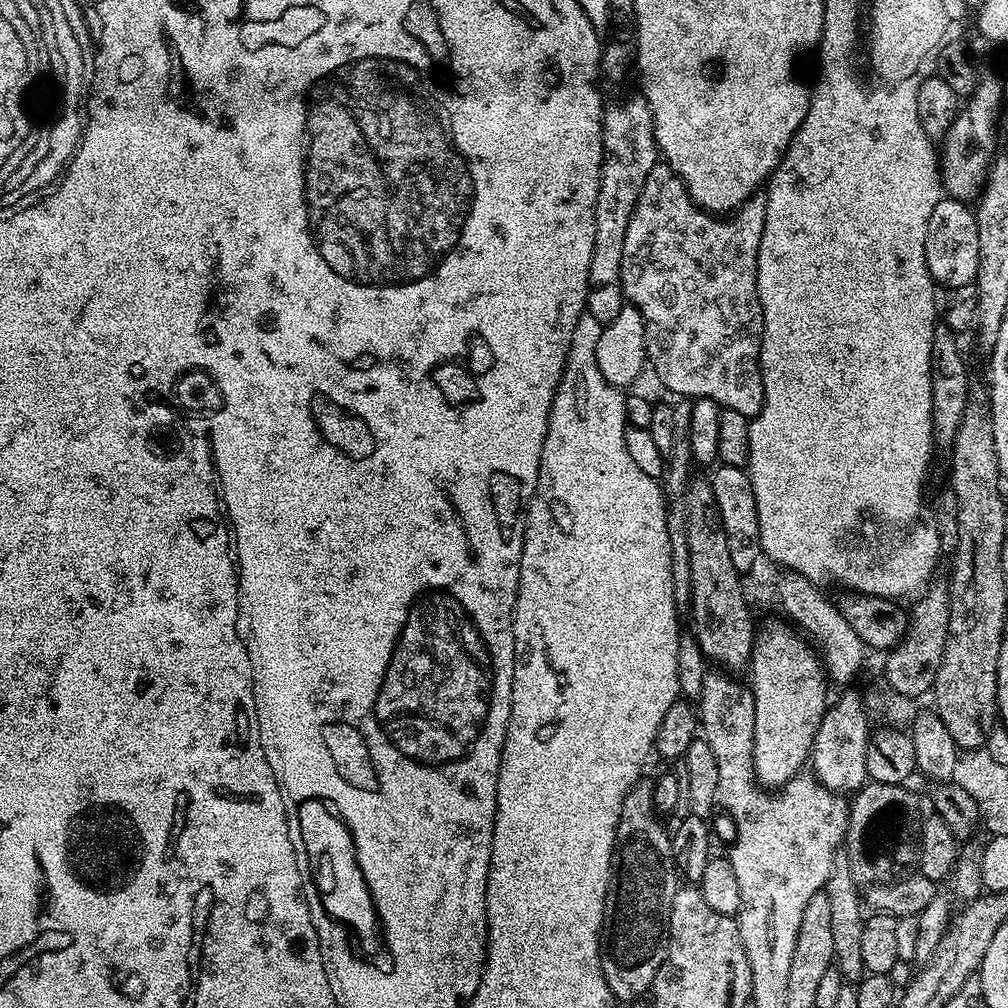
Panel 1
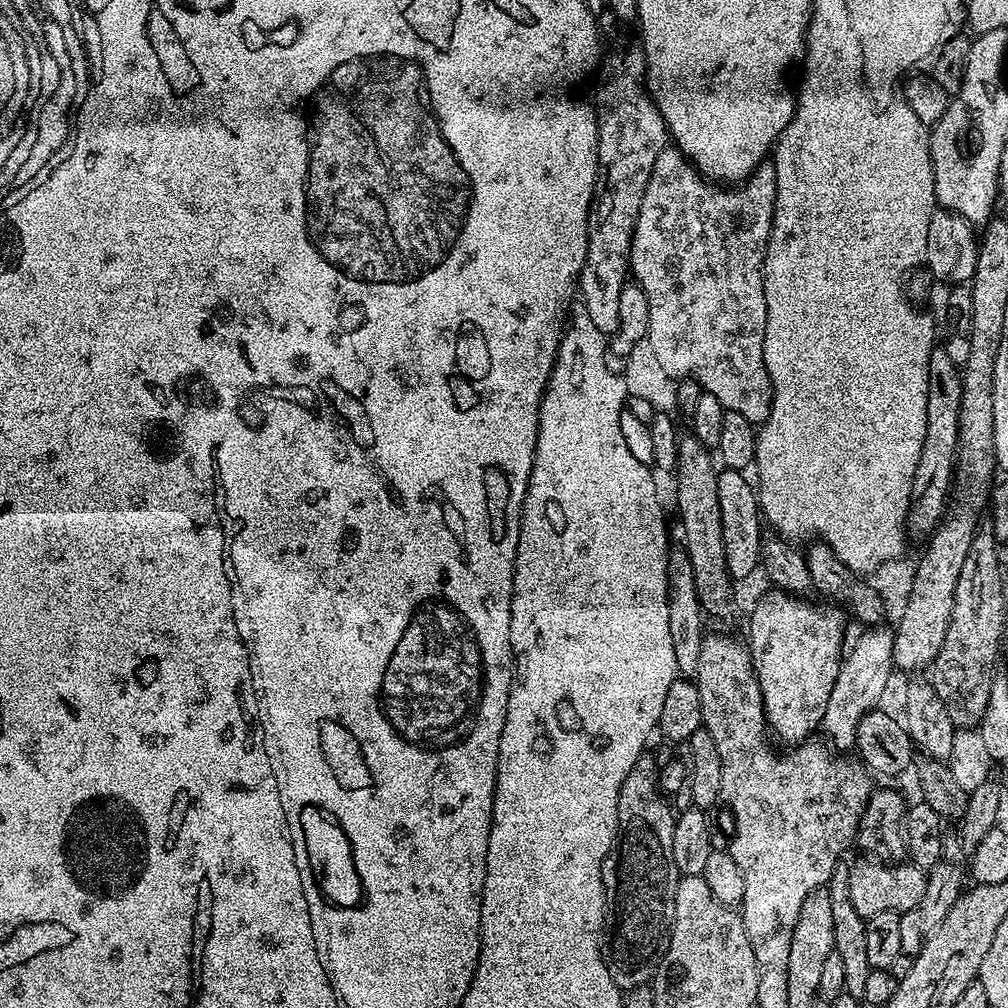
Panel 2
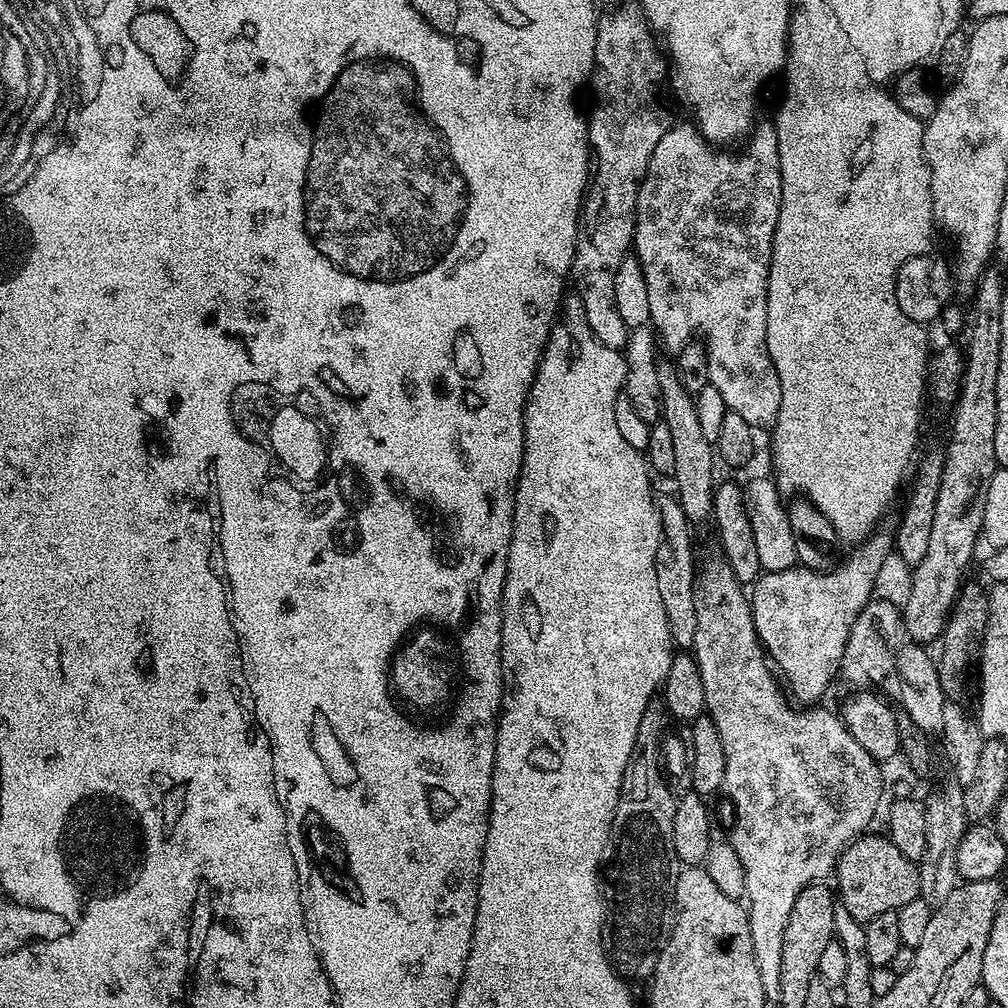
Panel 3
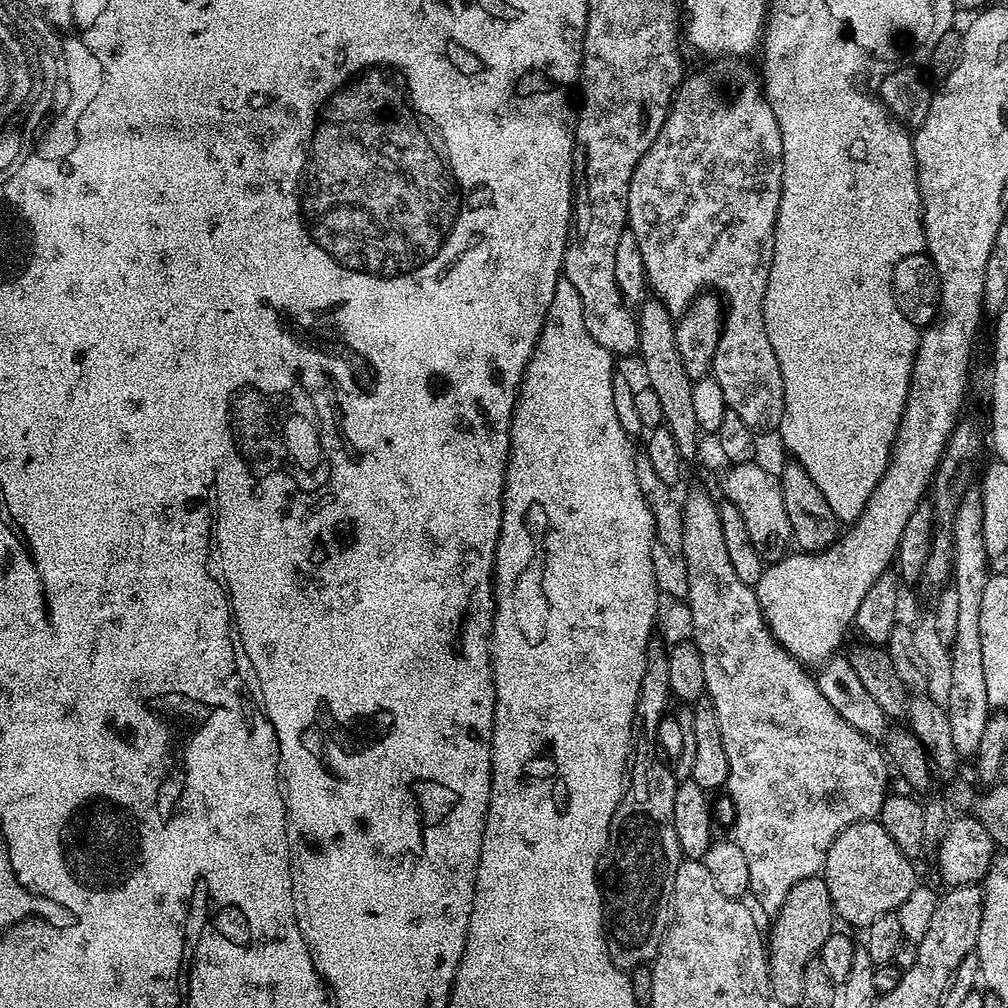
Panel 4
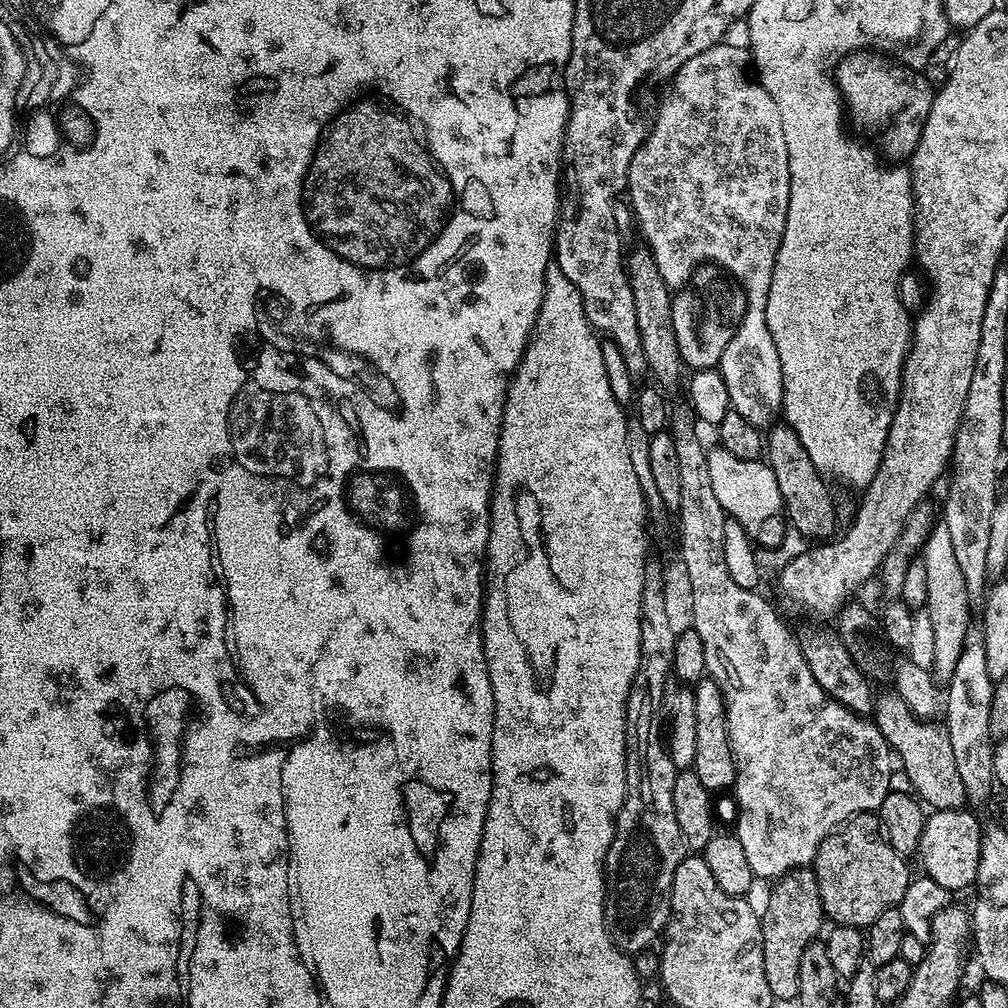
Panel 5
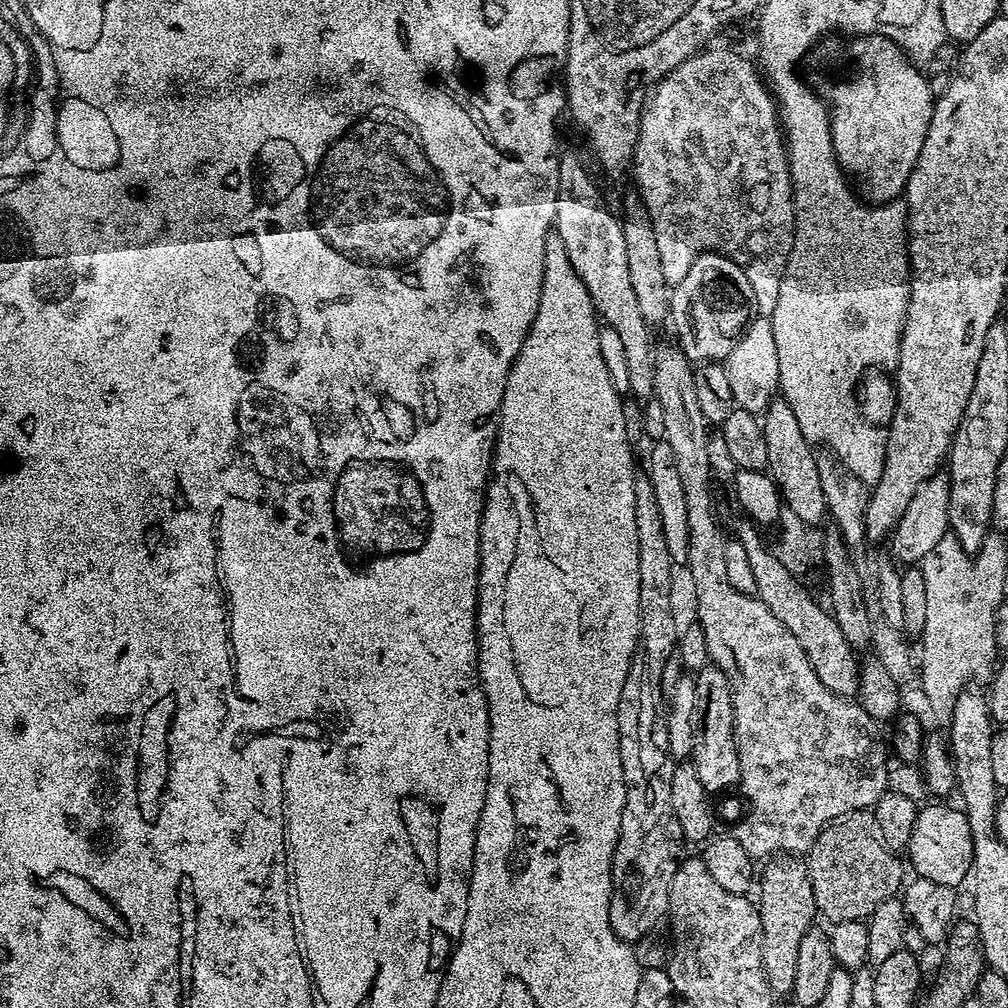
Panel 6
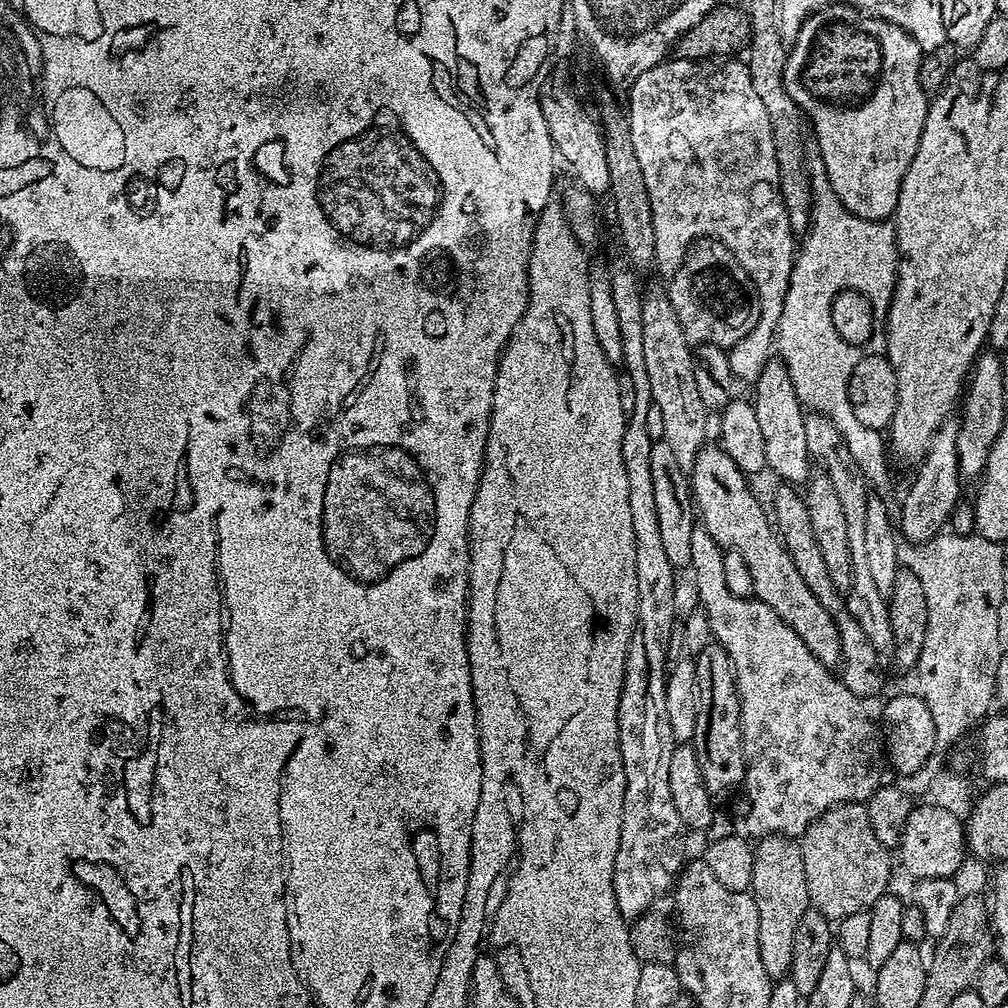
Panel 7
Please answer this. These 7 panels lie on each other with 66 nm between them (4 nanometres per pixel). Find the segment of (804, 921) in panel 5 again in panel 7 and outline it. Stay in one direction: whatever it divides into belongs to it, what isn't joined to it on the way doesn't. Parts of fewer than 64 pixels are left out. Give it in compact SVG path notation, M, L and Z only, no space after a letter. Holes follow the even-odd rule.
M766 836L755 845L754 878L750 891L758 906L758 954L762 958L762 970L766 970L768 979L773 982L783 980L791 970L798 922L810 909L802 850L793 837Z

